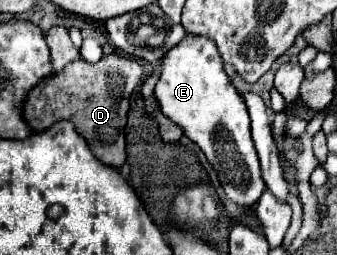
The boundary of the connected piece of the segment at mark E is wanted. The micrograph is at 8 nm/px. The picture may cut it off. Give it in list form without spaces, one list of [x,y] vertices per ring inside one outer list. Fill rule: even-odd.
[[[186,33],[186,37],[160,59],[160,79],[154,87],[154,97],[162,107],[162,113],[182,127],[184,135],[204,151],[222,181],[226,197],[238,205],[254,205],[266,185],[250,137],[250,117],[242,95],[224,71],[214,41]]]

